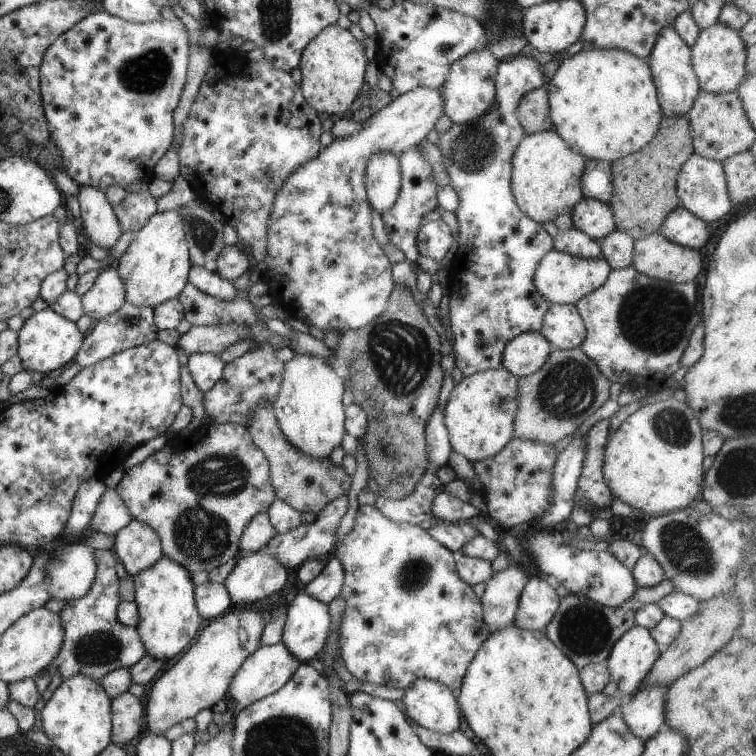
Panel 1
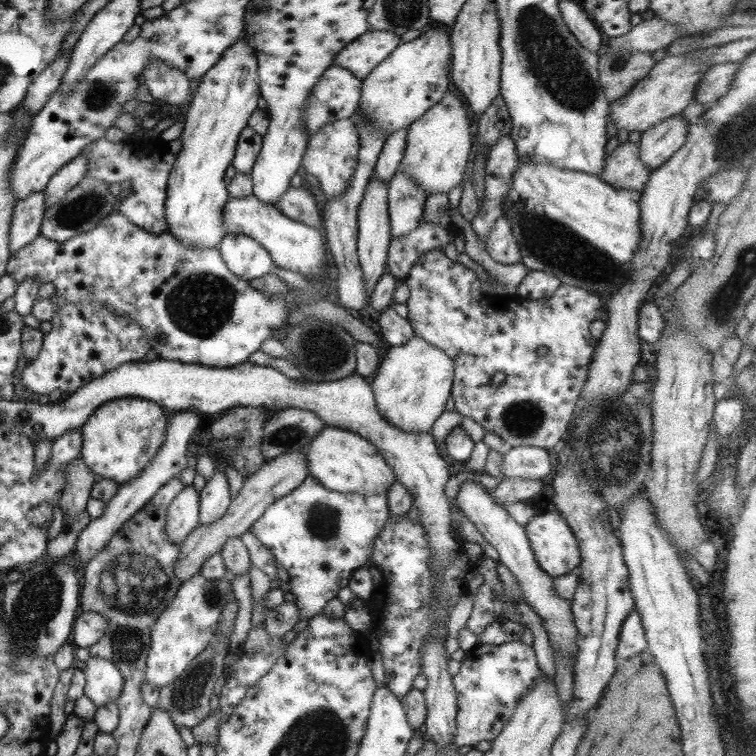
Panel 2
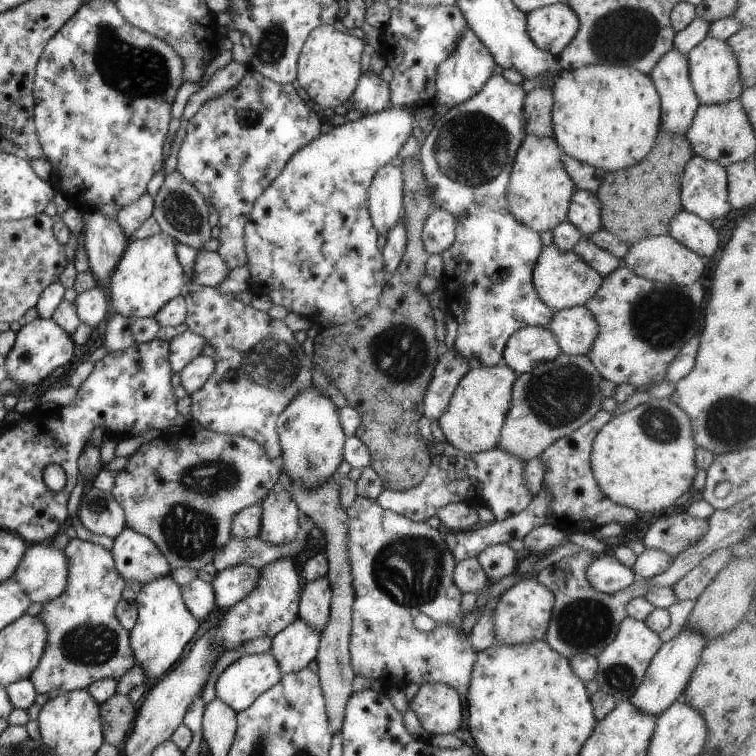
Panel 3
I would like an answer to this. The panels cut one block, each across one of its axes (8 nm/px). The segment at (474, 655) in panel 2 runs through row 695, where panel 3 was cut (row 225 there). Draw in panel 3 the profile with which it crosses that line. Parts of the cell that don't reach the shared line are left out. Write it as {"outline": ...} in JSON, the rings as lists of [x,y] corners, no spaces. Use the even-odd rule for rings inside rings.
{"outline":[[[494,74],[488,78],[488,82],[482,86],[480,92],[476,92],[472,98],[458,104],[454,108],[450,108],[447,114],[442,115],[434,123],[434,126],[431,132],[426,136],[424,142],[420,144],[420,161],[422,164],[422,172],[425,174],[426,183],[428,184],[429,190],[432,194],[431,199],[434,203],[433,208],[439,207],[448,210],[454,218],[456,218],[456,230],[455,230],[455,240],[454,242],[442,252],[442,258],[444,259],[444,276],[441,281],[444,288],[444,308],[451,314],[456,324],[458,325],[458,331],[453,341],[453,348],[468,362],[470,369],[482,367],[488,368],[494,366],[498,363],[501,363],[503,360],[503,352],[508,342],[508,339],[514,332],[524,328],[528,325],[538,325],[538,326],[547,326],[550,322],[552,316],[554,316],[554,311],[551,308],[548,308],[544,302],[540,300],[538,294],[536,294],[536,289],[533,285],[533,270],[540,256],[540,253],[543,250],[542,242],[540,241],[540,233],[532,228],[520,224],[512,212],[510,212],[509,200],[507,197],[507,186],[509,183],[509,176],[512,172],[512,166],[514,164],[514,159],[516,153],[522,142],[526,138],[527,132],[525,129],[526,122],[524,118],[524,101],[526,92],[522,88],[521,84],[513,84],[504,78],[500,74]]]}

